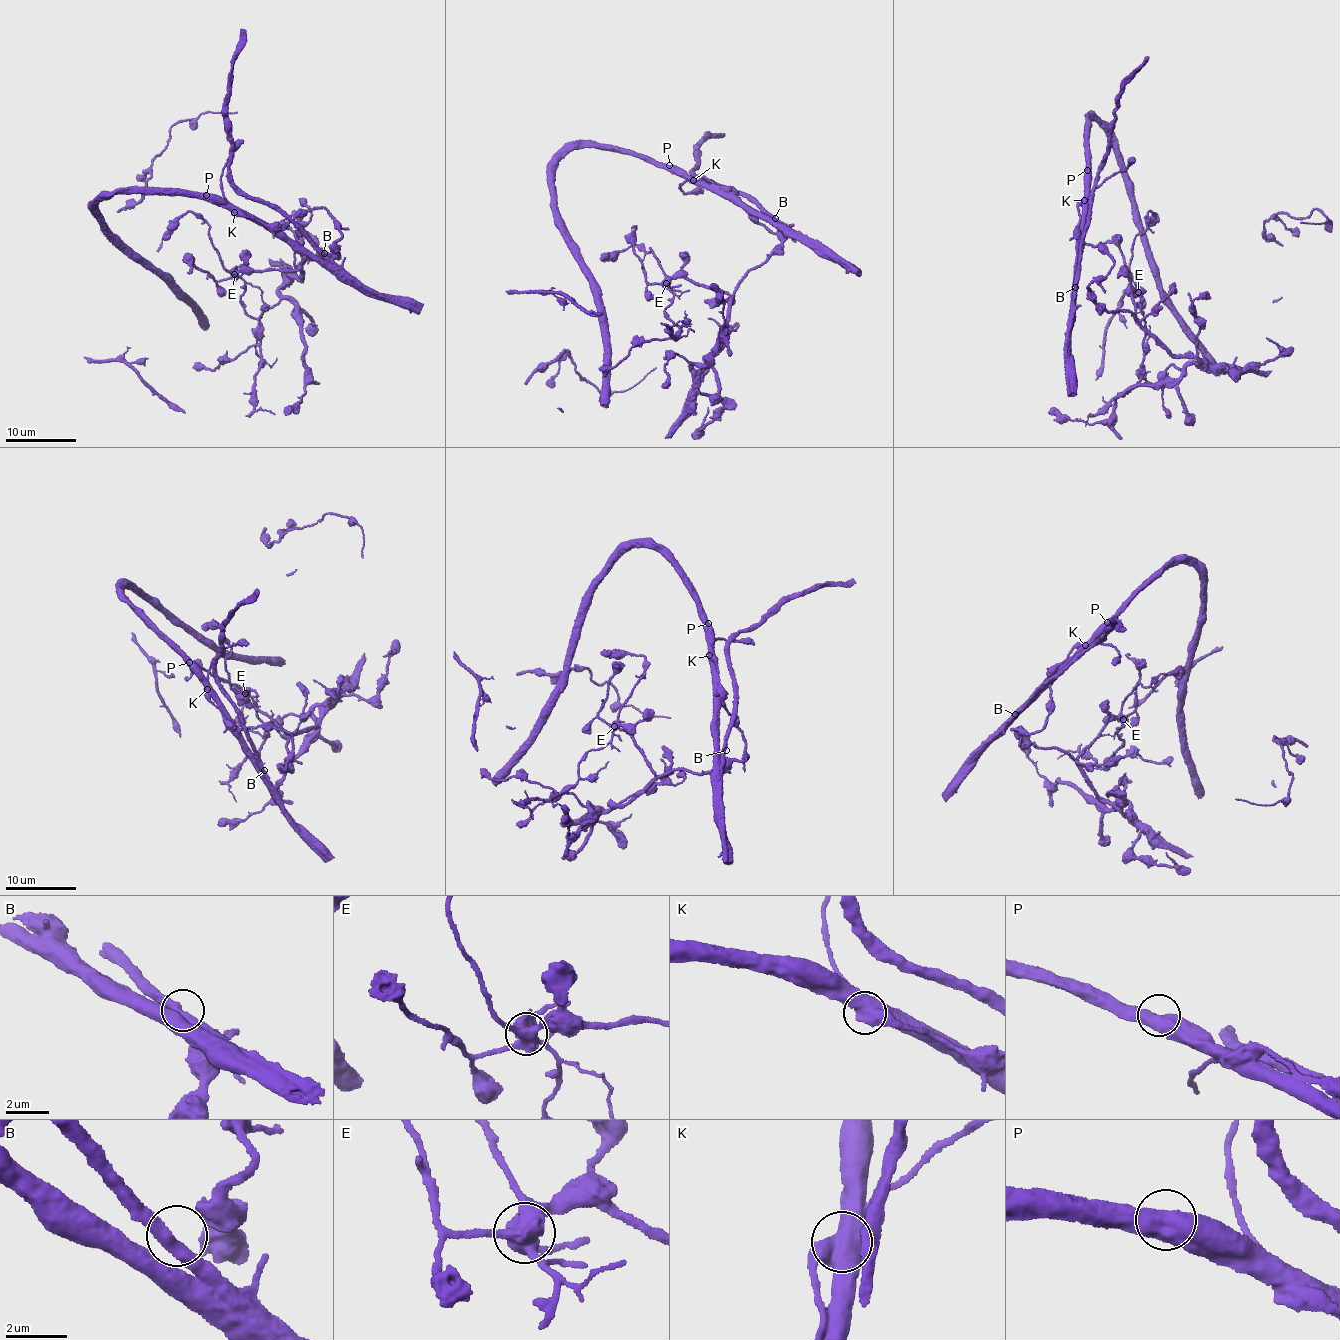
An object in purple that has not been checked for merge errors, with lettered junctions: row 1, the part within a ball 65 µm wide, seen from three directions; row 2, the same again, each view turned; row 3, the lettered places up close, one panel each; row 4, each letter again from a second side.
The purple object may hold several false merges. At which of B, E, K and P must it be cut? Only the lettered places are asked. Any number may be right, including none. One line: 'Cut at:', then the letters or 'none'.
Cut at: E, K

